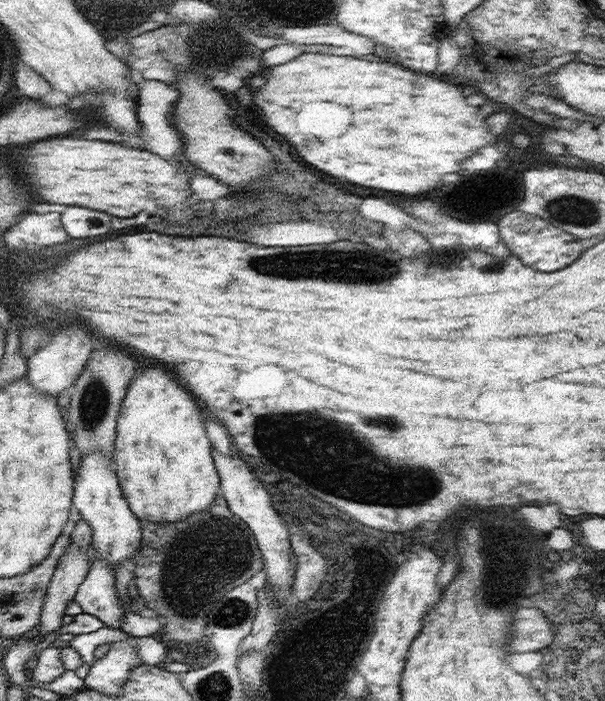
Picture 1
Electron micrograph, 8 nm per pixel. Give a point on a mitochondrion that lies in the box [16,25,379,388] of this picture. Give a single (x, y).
(190, 52)

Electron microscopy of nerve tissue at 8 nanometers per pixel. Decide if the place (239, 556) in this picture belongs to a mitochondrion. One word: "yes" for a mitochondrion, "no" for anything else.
yes

